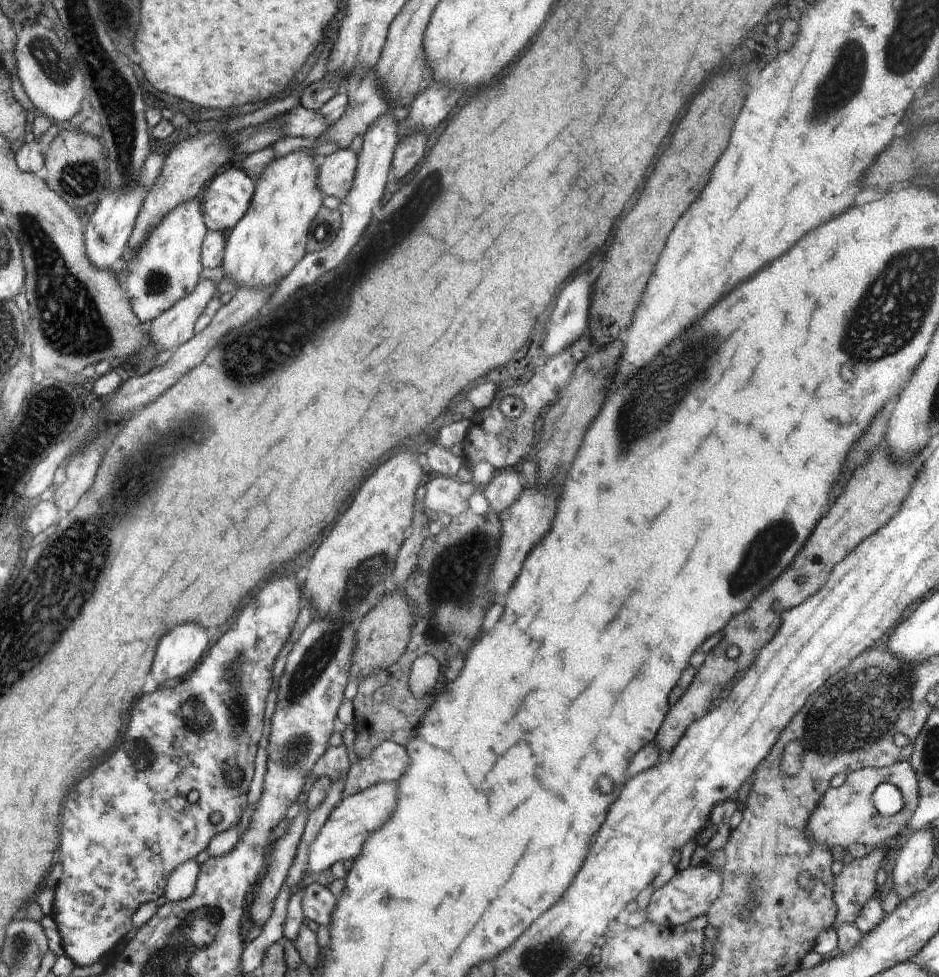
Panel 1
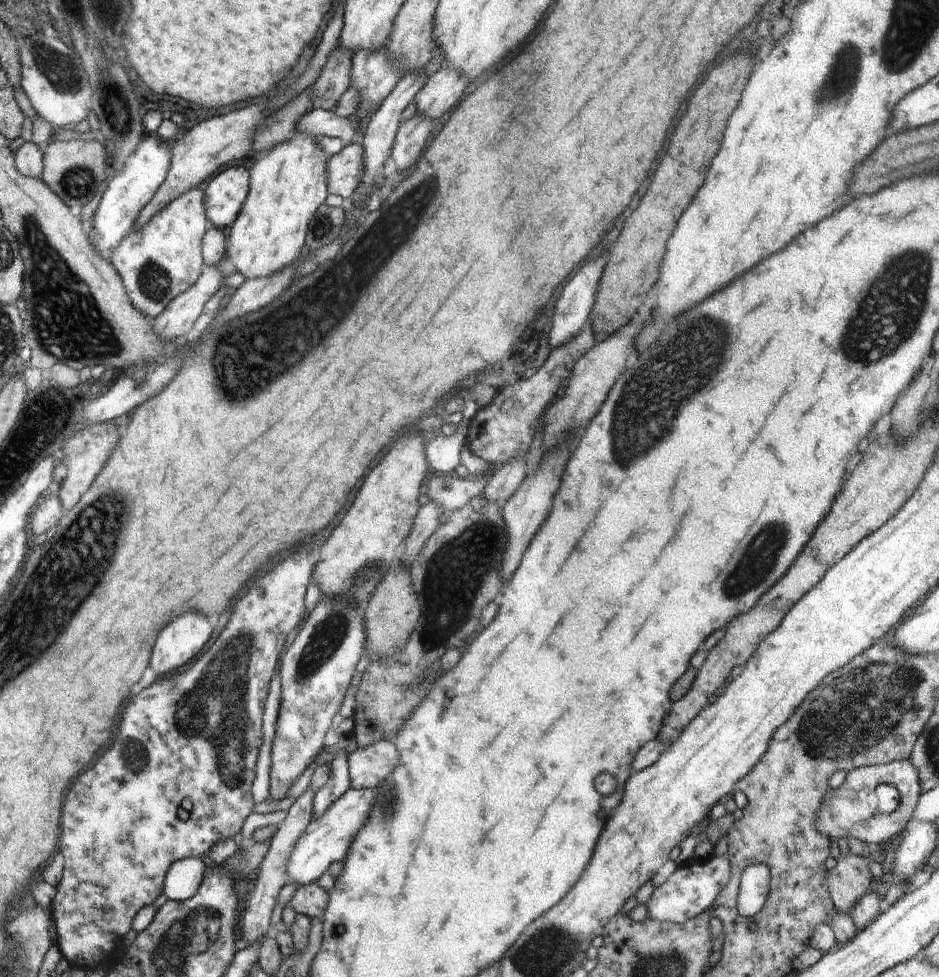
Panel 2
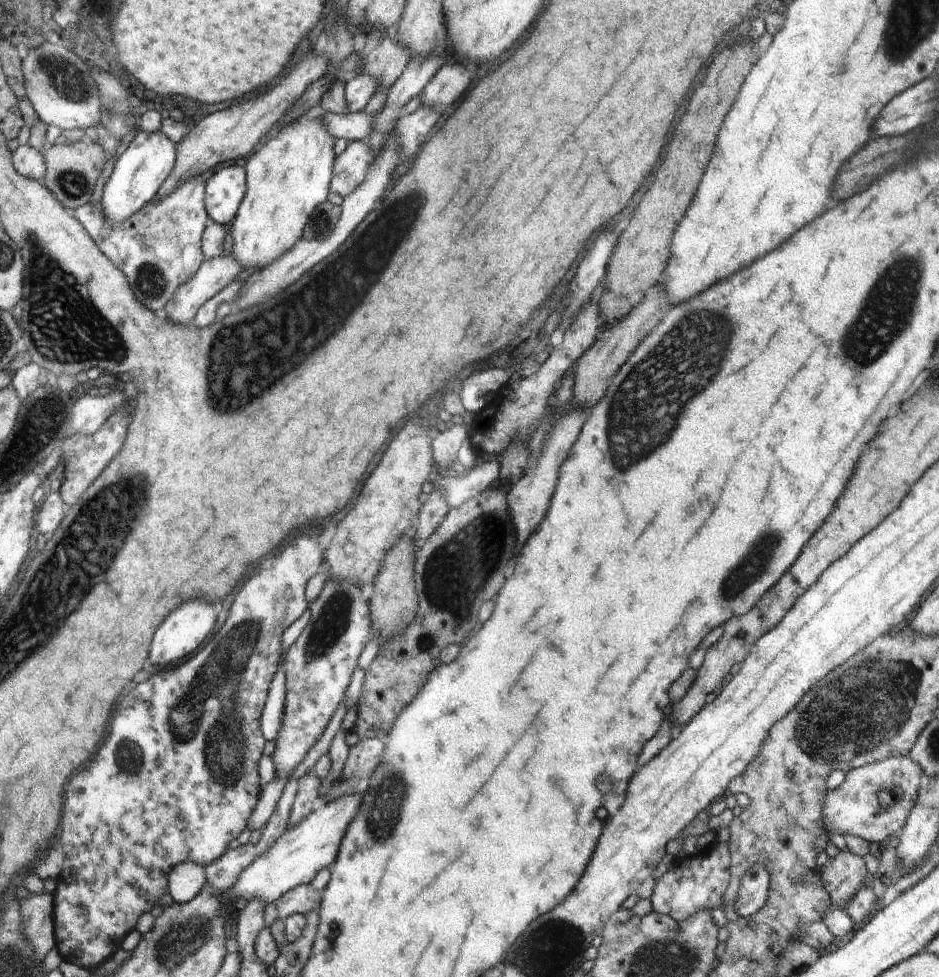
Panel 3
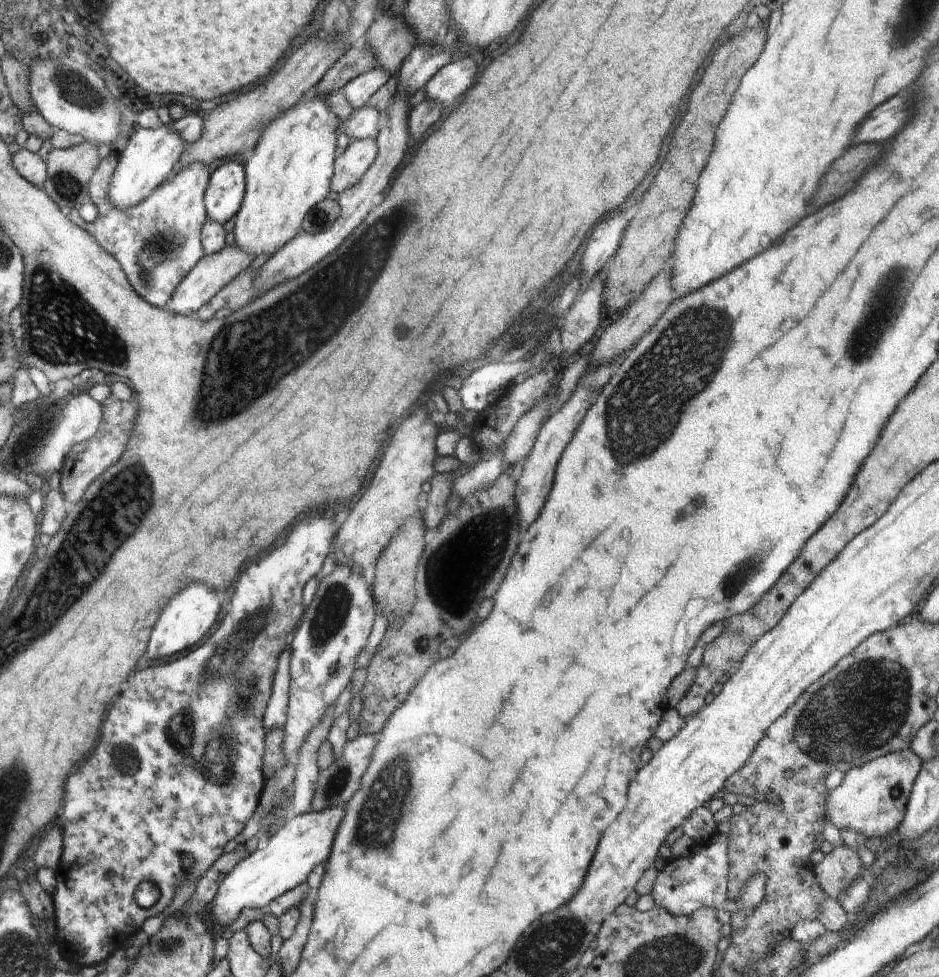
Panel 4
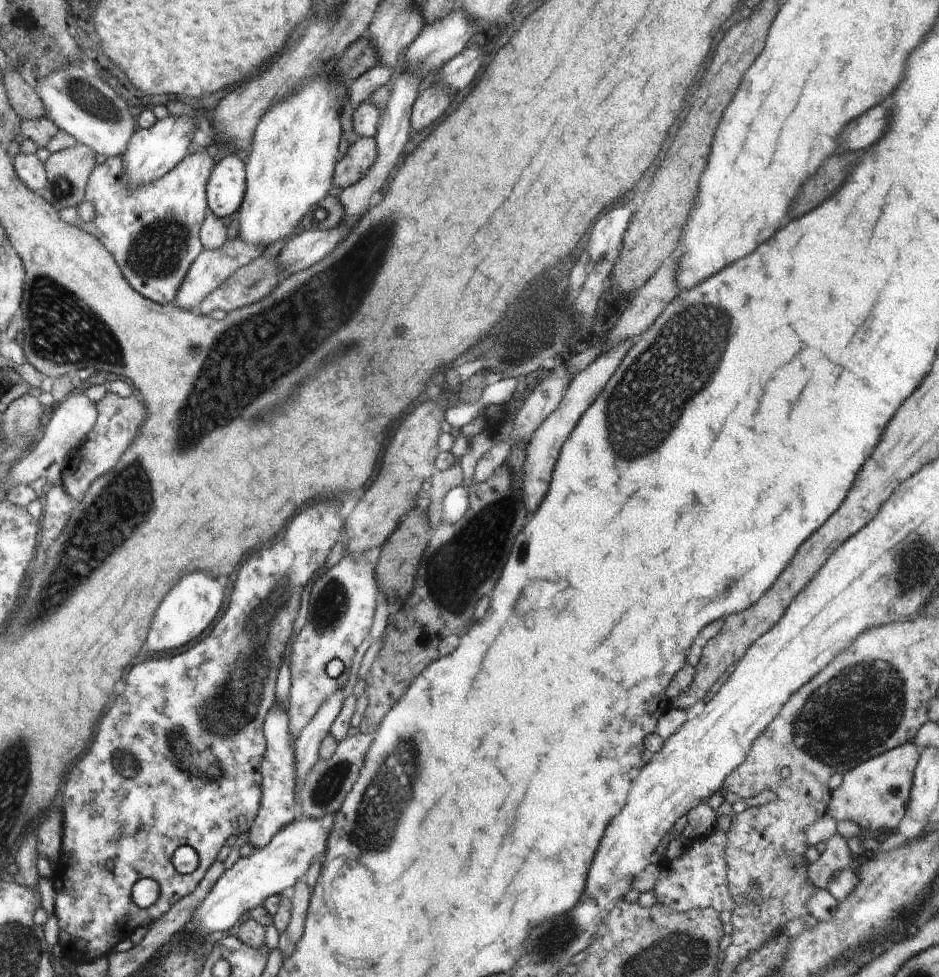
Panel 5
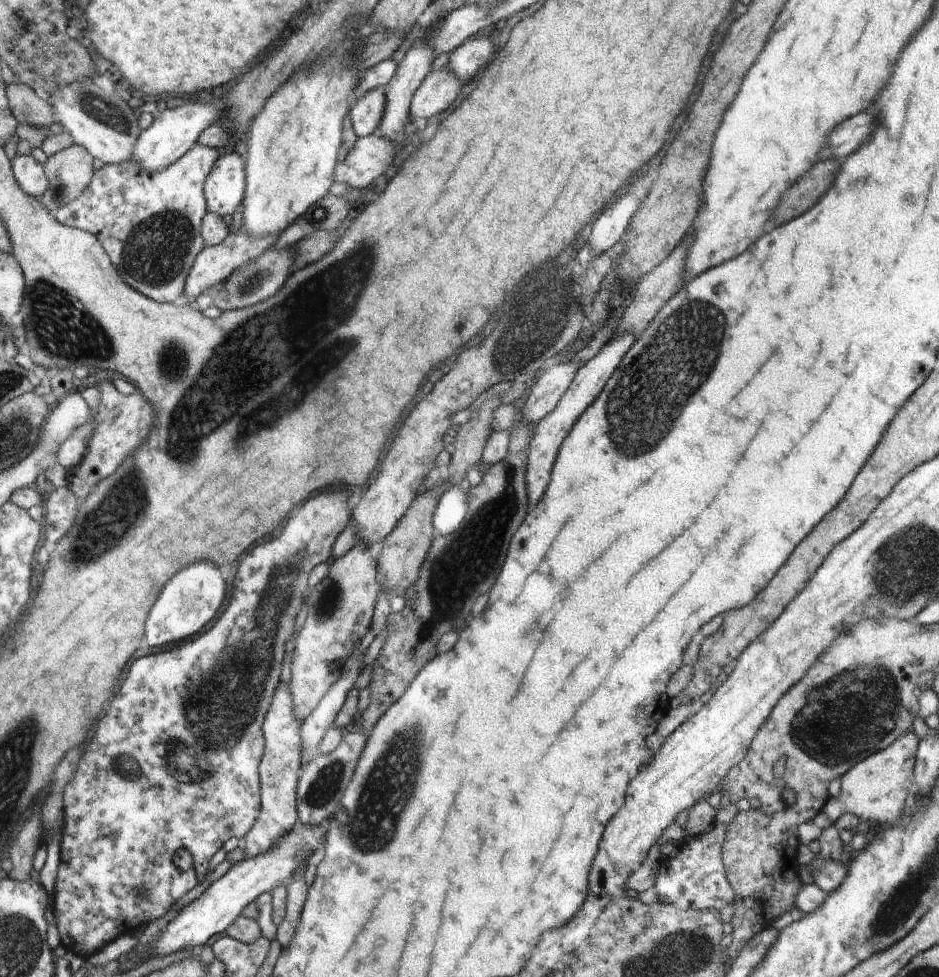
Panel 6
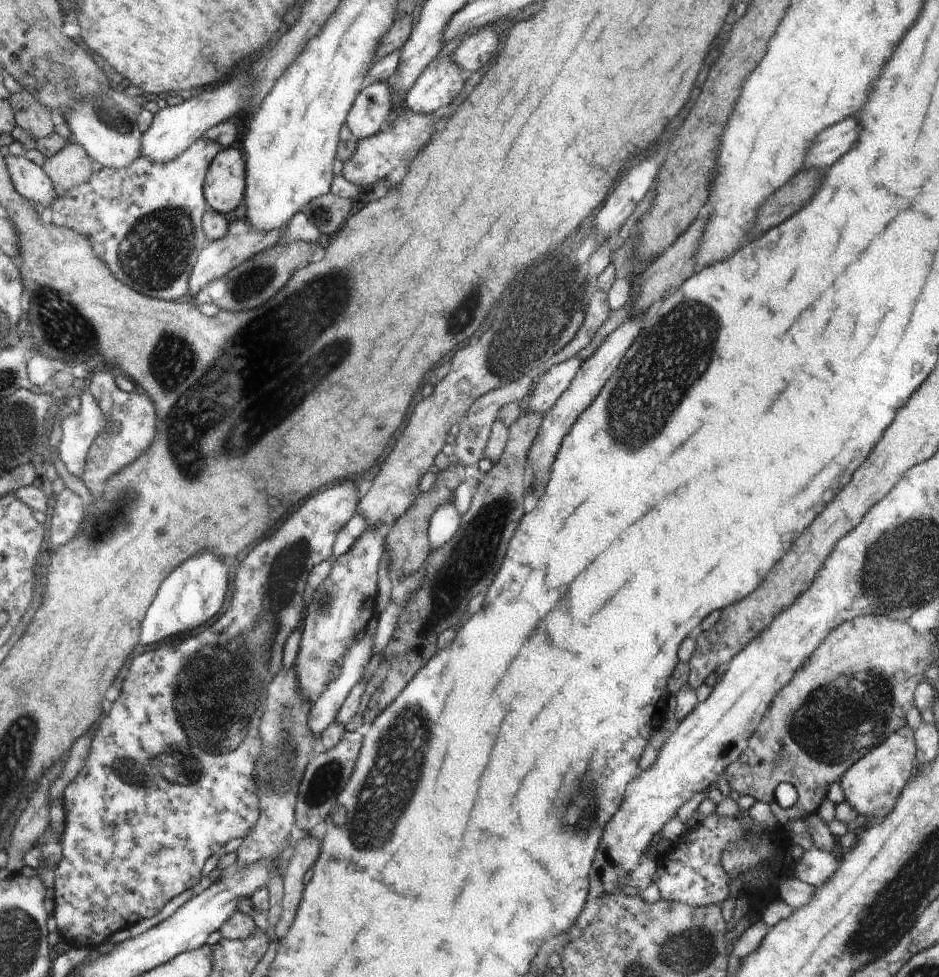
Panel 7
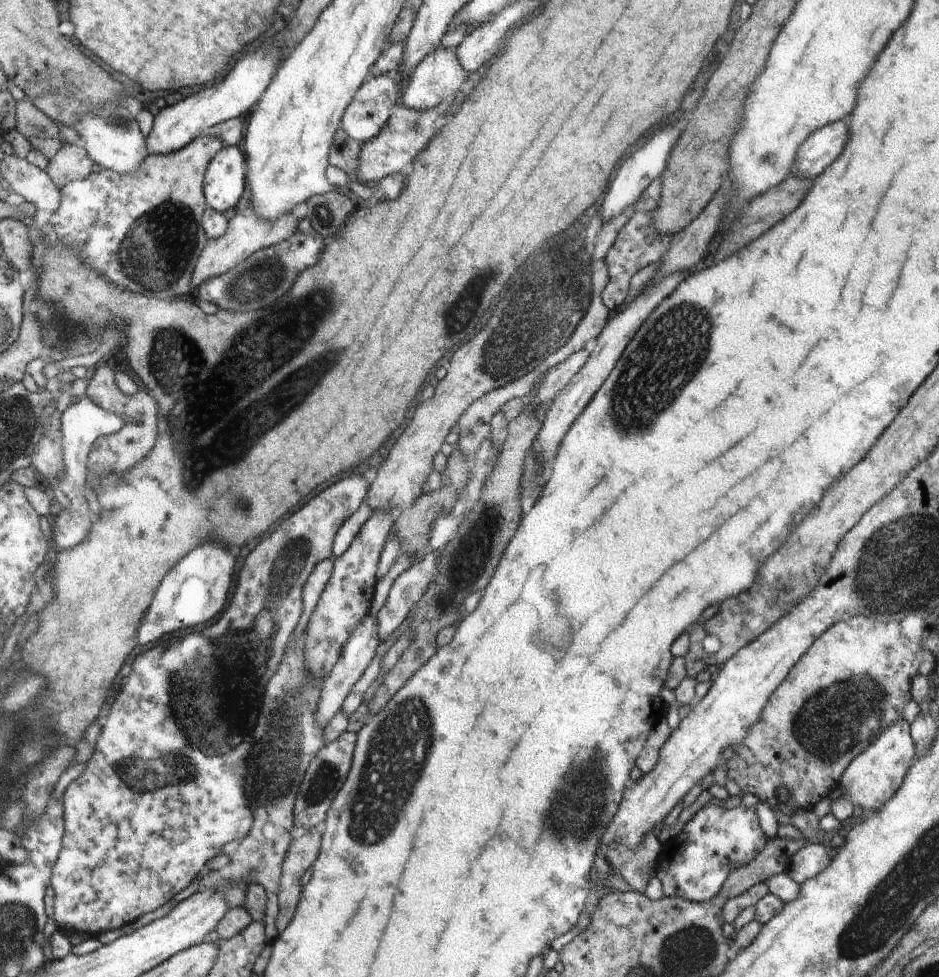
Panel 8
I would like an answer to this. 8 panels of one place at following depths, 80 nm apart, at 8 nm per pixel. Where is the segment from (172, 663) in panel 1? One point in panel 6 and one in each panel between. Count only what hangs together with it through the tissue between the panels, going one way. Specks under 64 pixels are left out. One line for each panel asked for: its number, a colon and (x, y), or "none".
2: (182, 641)
3: (187, 628)
4: (188, 619)
5: (194, 603)
6: (193, 597)

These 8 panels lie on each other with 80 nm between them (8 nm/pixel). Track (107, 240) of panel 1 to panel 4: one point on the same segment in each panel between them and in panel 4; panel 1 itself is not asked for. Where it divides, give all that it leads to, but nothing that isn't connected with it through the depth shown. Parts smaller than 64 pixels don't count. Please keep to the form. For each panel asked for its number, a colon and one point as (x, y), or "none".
2: (127, 192)
3: (147, 163)
4: (150, 156)

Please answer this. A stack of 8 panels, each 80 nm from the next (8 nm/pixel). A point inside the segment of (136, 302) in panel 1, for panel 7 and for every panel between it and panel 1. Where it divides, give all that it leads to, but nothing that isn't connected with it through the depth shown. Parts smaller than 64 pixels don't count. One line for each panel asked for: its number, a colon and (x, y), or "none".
2: (162, 259)
3: (158, 249)
4: (157, 242)
5: (152, 231)
6: (148, 222)
7: (144, 220)

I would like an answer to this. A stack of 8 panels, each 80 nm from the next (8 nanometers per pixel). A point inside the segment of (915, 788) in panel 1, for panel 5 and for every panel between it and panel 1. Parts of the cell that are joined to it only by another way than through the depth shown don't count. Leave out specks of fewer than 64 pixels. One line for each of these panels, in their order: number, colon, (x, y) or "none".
2: (850, 811)
3: (853, 808)
4: (872, 799)
5: (875, 794)

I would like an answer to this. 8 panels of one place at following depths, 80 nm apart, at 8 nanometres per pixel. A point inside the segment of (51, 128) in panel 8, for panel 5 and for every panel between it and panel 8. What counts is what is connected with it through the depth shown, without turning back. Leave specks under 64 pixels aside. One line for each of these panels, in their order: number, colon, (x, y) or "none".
5: (24, 97)
6: (29, 107)
7: (32, 116)

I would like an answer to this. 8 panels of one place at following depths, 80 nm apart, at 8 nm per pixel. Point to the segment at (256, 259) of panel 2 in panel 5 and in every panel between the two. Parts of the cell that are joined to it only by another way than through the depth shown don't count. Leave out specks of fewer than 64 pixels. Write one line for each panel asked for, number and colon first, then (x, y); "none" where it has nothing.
3: (289, 175)
4: (290, 171)
5: (290, 167)

